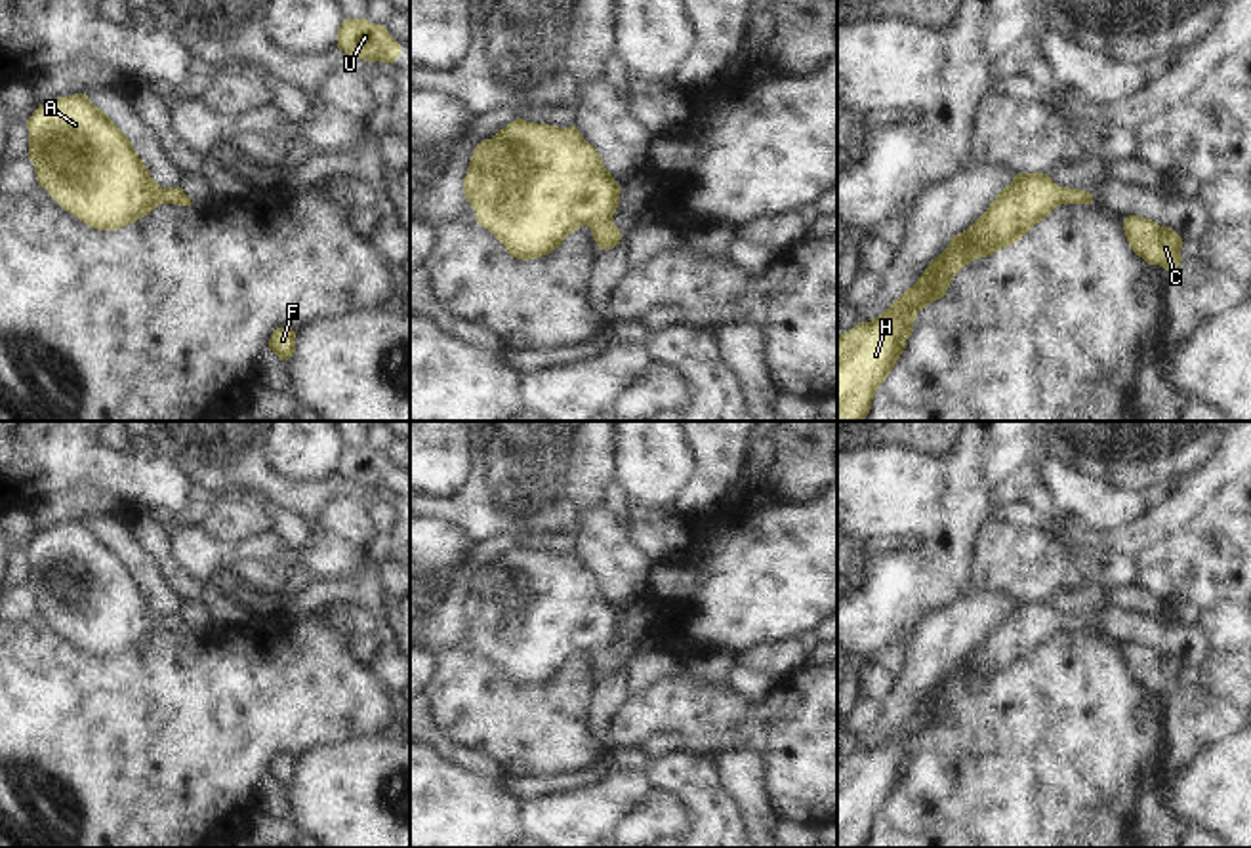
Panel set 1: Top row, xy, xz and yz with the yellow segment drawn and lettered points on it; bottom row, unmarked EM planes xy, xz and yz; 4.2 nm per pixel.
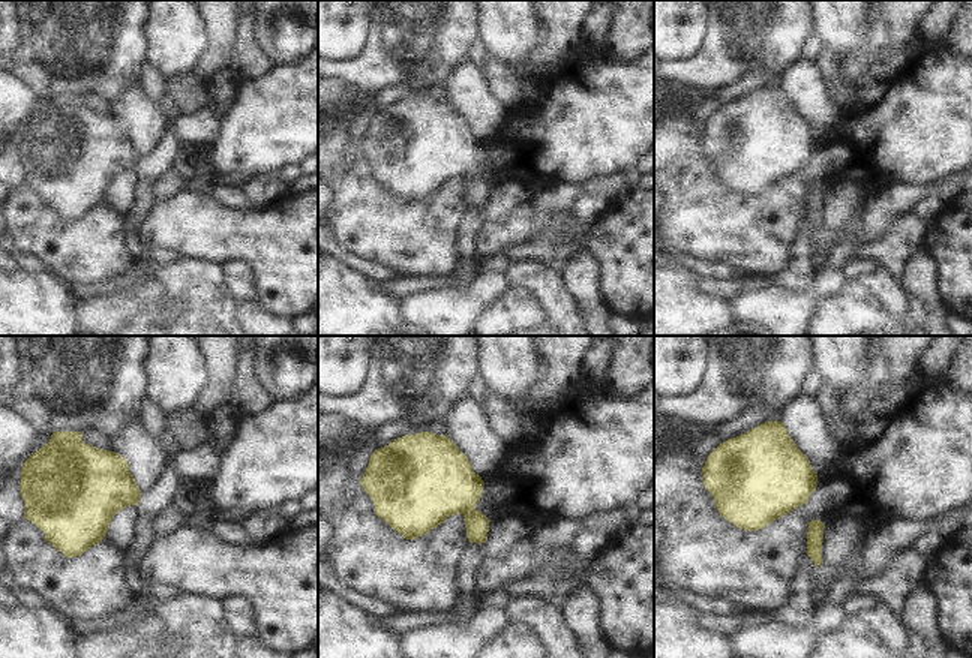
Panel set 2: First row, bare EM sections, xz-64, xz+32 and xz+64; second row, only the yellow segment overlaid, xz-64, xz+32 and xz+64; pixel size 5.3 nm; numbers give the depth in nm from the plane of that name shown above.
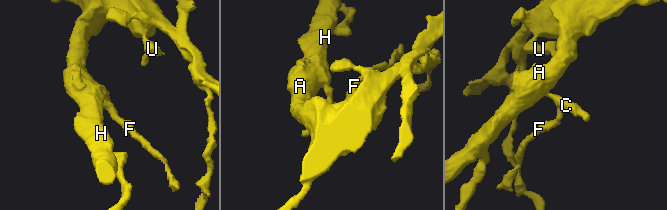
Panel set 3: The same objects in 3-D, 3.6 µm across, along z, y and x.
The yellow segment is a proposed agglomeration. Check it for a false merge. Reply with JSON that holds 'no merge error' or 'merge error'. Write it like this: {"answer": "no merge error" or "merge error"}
{"answer": "no merge error"}

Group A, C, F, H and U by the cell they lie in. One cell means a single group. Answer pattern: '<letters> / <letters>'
A C F H U

